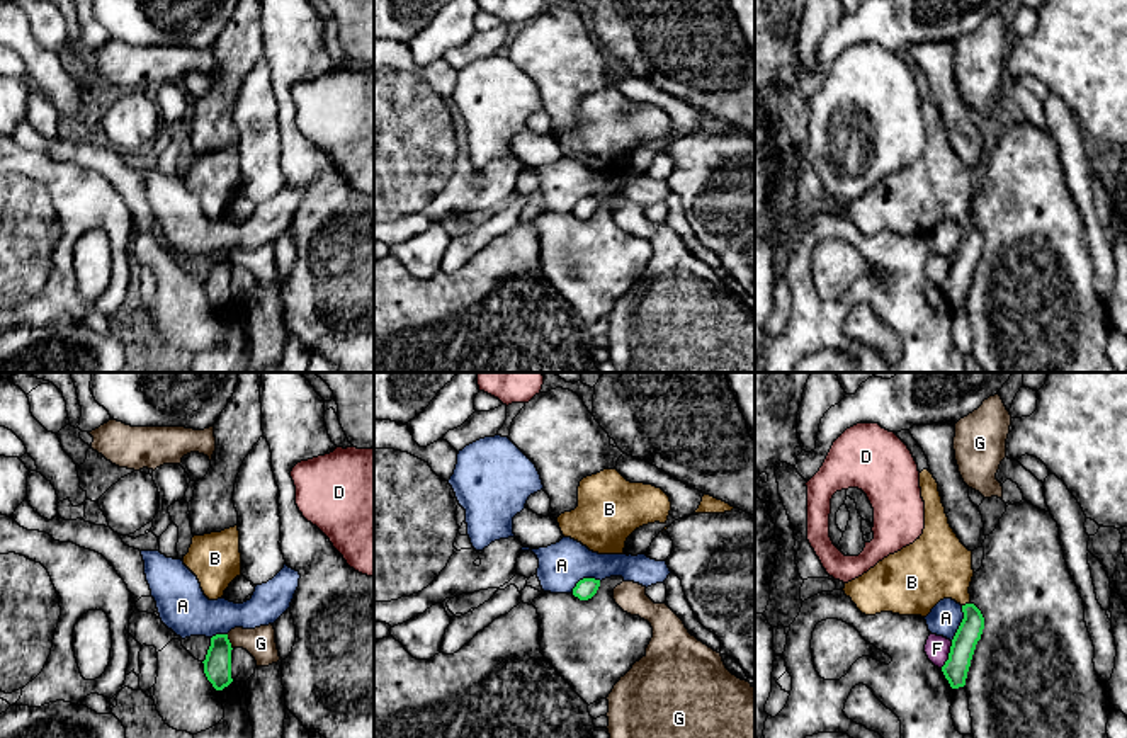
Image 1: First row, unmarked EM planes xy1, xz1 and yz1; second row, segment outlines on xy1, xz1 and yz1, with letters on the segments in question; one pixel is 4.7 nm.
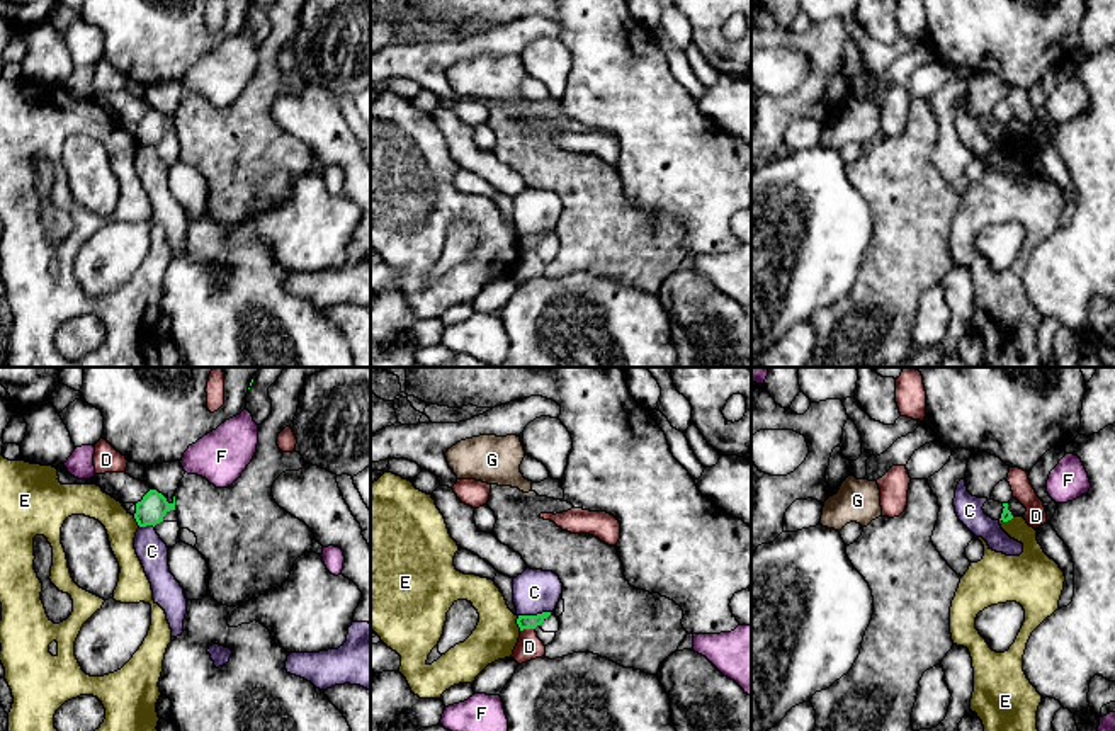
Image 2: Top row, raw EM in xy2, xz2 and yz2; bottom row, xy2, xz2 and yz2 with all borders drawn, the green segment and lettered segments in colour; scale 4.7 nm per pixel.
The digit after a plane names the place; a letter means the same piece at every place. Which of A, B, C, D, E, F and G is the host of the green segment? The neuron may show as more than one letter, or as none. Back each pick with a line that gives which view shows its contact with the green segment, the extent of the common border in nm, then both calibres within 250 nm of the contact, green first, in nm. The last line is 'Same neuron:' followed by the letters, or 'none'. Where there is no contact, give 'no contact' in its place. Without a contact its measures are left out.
B: meets green in yz1; contact 40 nm long; 120 nm thick on the green side, 320 nm on the other
Same neuron: B

